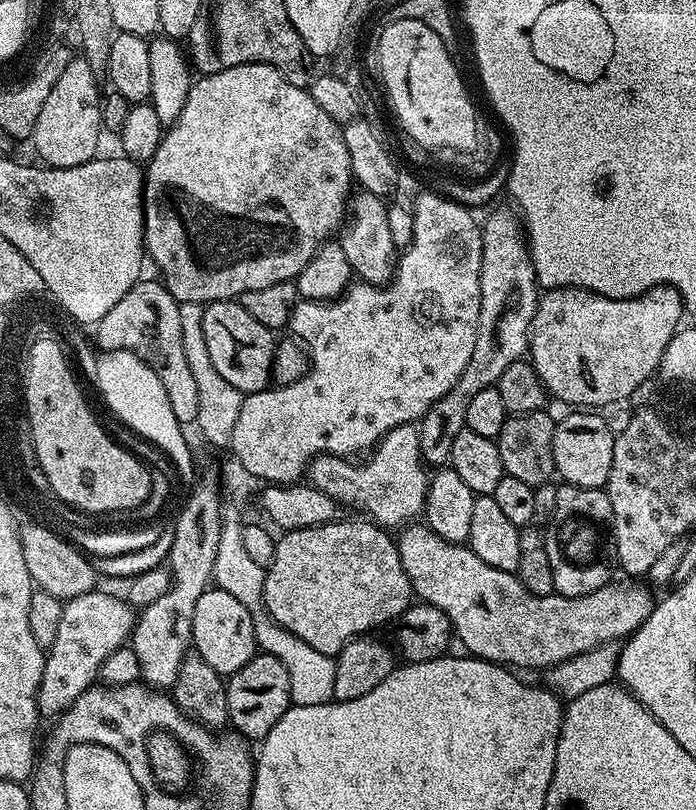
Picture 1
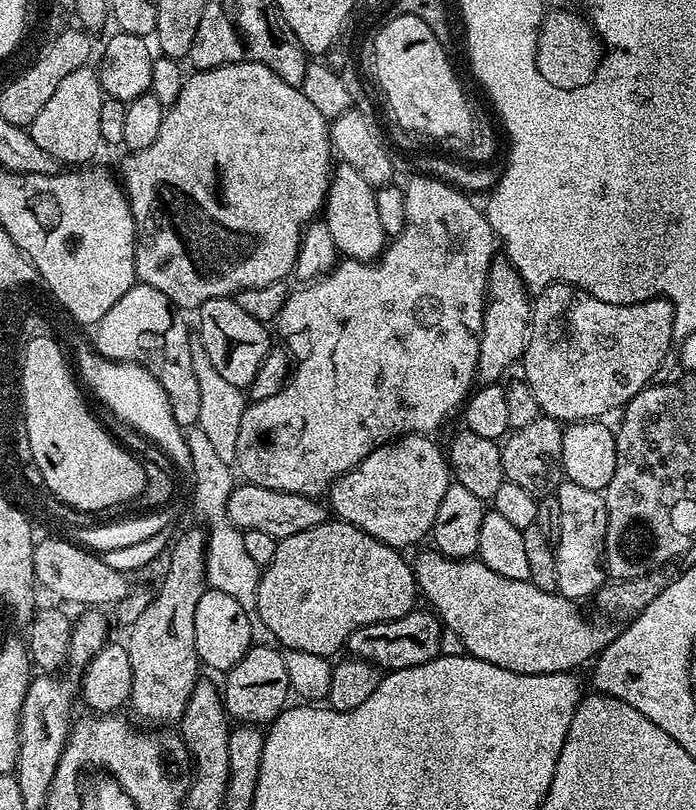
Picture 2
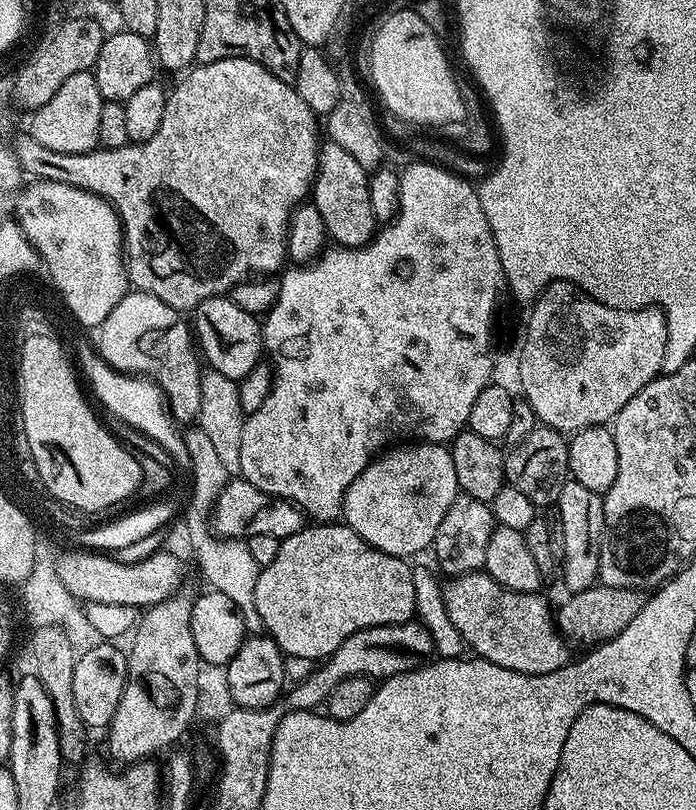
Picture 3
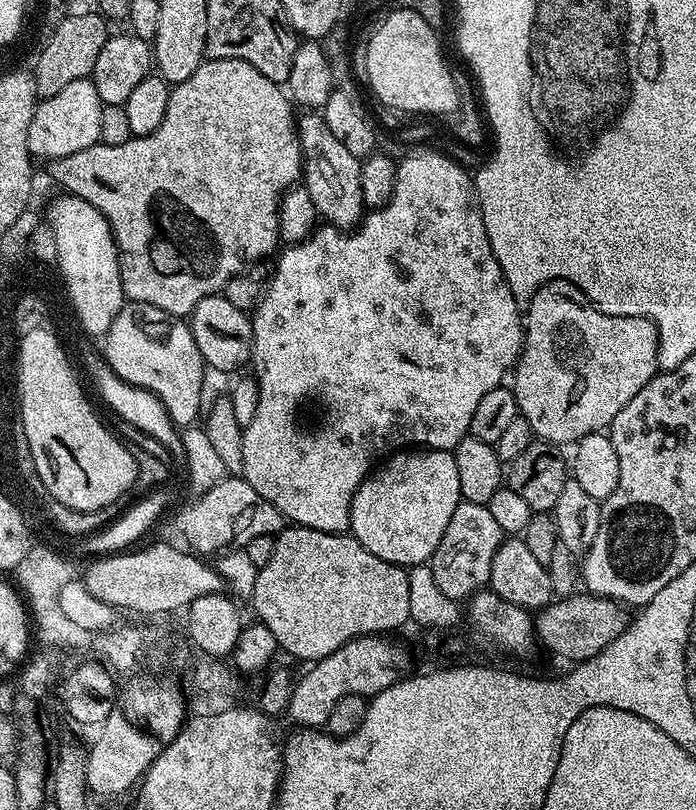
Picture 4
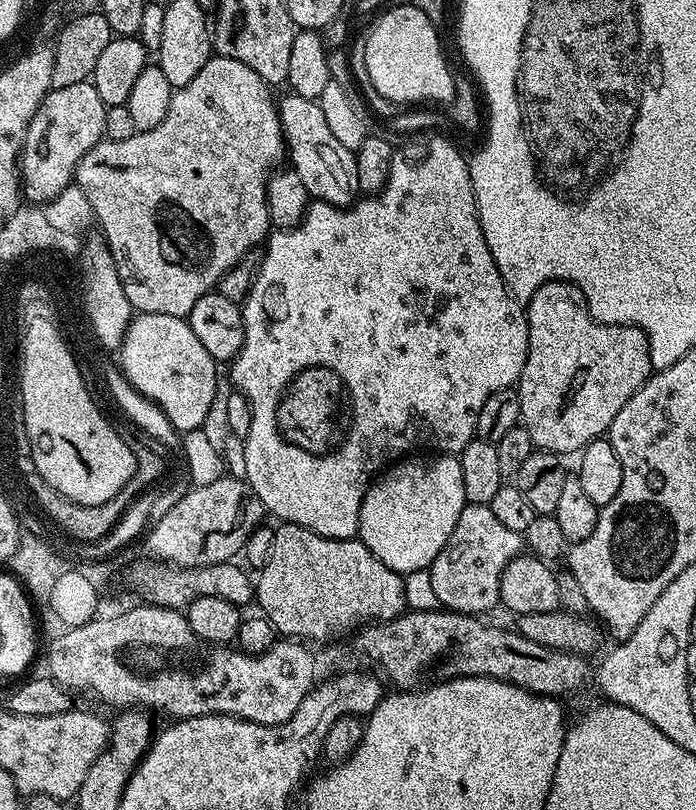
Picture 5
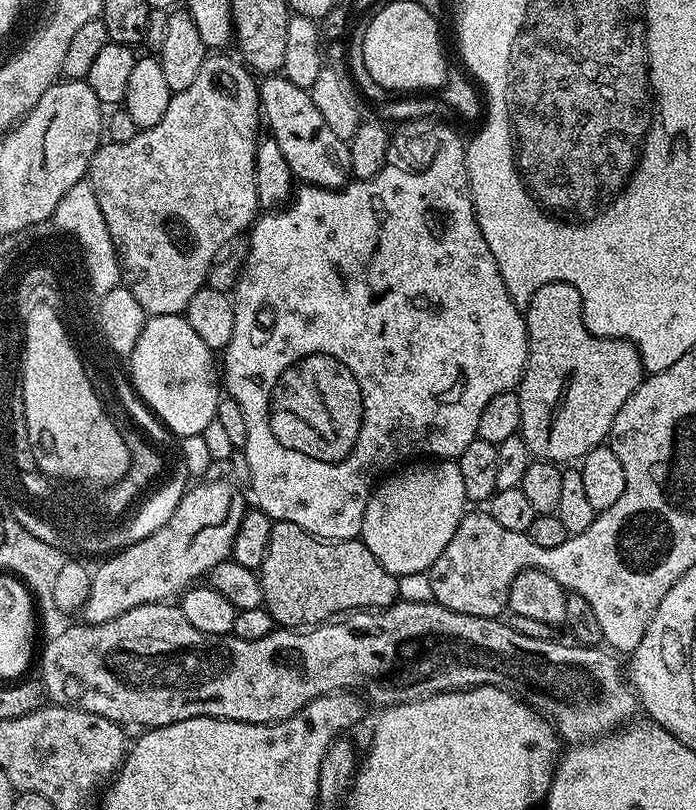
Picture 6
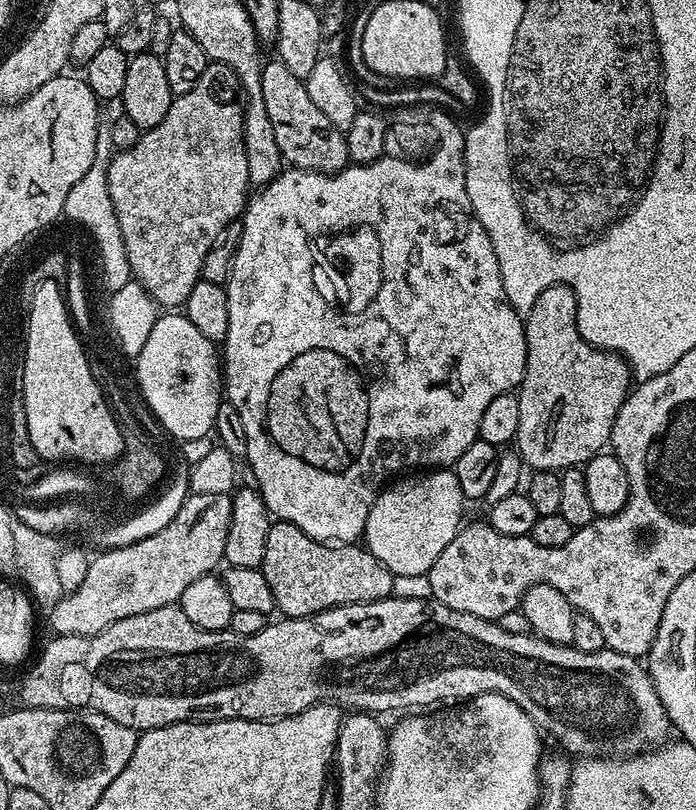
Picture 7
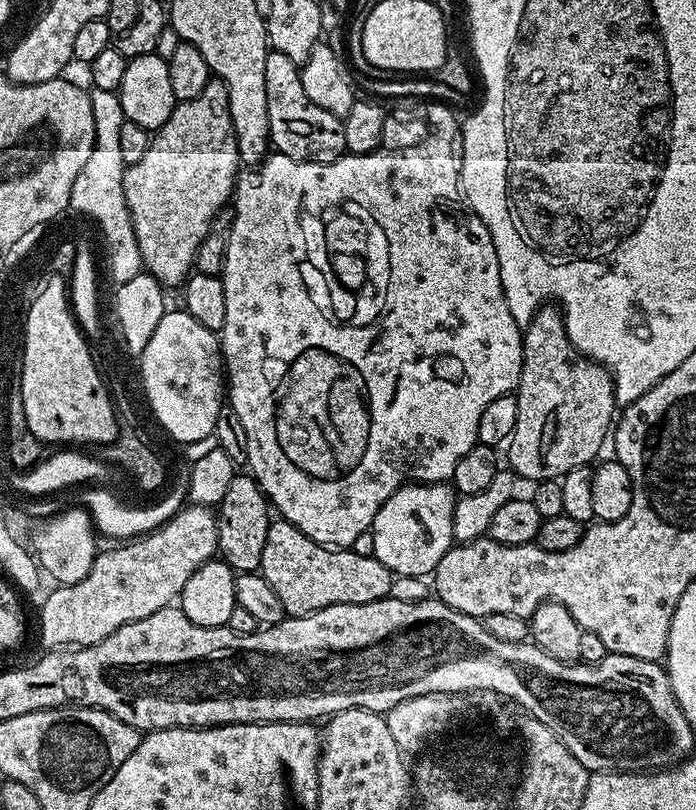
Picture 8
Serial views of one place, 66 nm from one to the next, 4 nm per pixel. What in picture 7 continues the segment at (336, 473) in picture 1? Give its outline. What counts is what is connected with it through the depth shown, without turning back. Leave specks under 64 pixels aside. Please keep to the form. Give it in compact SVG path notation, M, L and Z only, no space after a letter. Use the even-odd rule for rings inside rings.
M435 469L397 479L376 497L370 518L366 518L363 543L378 562L392 571L393 576L427 575L438 555L459 532L464 507L466 501L461 486L451 469Z

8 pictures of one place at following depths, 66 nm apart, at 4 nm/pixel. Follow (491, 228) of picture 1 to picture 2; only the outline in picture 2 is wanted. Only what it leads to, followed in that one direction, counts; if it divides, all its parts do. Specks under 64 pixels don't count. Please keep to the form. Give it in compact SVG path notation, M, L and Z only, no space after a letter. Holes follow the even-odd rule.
M506 258L493 259L488 271L488 289L484 299L482 334L478 350L476 375L484 384L494 384L500 375L519 361L528 345L528 326L532 319L532 300L527 286L522 282L518 270Z

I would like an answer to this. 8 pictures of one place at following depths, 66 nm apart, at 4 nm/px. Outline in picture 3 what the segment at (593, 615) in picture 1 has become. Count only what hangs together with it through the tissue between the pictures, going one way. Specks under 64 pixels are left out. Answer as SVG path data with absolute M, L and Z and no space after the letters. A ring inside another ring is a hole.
M483 570L468 572L447 583L443 585L446 612L458 626L465 645L471 651L473 648L479 659L527 676L550 674L570 662L569 645L554 623L553 609L548 609L540 592L506 590Z

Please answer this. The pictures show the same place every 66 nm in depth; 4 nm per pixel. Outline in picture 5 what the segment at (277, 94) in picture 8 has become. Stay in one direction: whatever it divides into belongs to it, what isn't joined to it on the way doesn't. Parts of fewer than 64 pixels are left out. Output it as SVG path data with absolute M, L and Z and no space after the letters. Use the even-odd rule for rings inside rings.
M295 94L279 97L280 125L284 135L284 147L287 159L292 159L291 171L302 178L312 200L321 200L336 208L347 208L358 196L358 166L353 149L342 146L334 138L319 103L310 98Z

